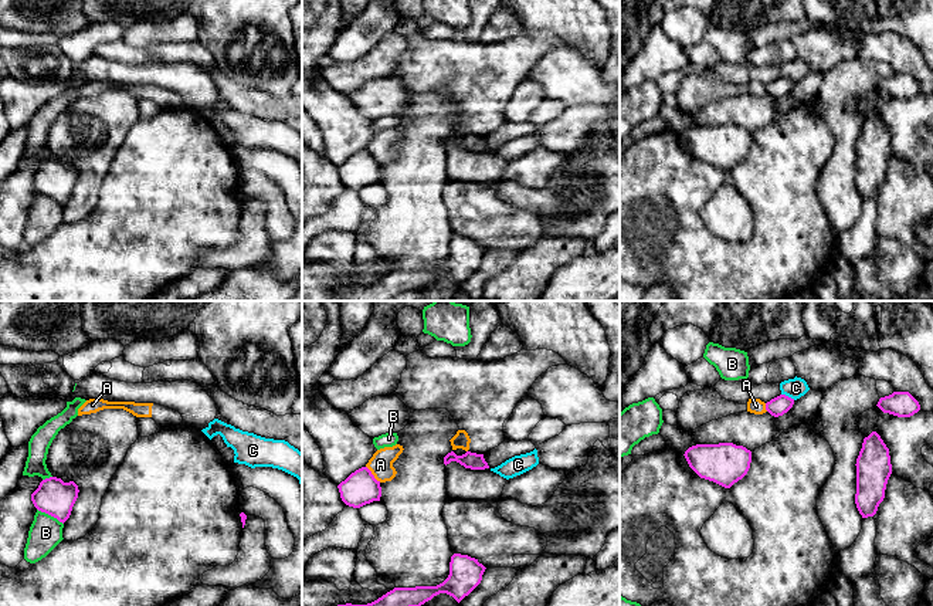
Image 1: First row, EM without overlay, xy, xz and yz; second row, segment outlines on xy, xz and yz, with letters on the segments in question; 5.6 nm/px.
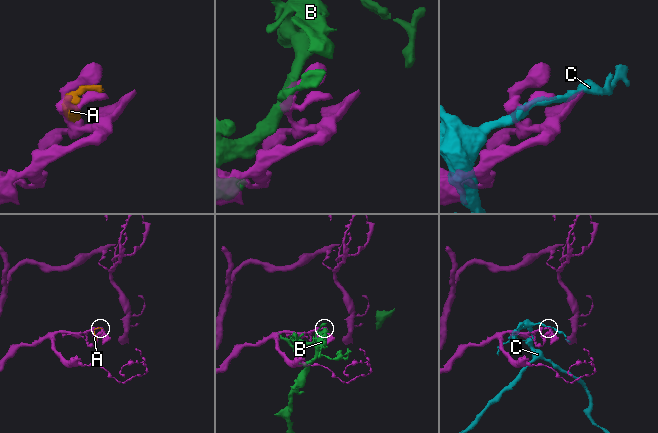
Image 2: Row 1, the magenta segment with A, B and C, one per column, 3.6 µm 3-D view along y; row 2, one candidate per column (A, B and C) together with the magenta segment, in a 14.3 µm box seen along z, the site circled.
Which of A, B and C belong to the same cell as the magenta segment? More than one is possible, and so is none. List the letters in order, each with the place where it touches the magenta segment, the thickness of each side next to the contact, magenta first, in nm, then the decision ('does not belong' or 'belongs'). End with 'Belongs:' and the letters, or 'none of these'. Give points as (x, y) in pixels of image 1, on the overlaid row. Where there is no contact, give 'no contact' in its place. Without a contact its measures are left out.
A: xz (372, 474) | 190/140 nm | does not belong
B: xy (50, 514) | 200/190 nm | does not belong
C: yz (787, 396) | 110/120 nm | does not belong
Belongs: none of these

